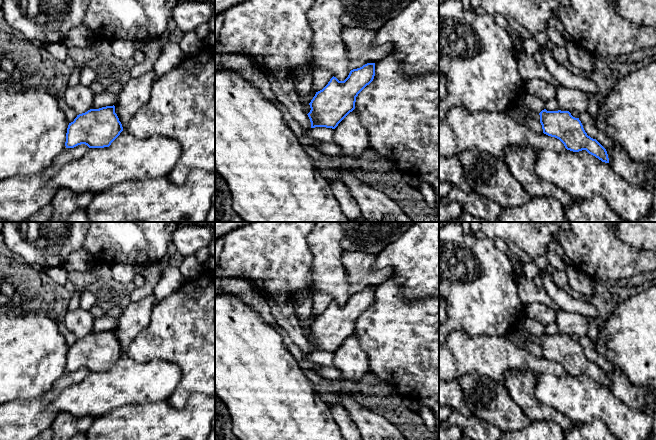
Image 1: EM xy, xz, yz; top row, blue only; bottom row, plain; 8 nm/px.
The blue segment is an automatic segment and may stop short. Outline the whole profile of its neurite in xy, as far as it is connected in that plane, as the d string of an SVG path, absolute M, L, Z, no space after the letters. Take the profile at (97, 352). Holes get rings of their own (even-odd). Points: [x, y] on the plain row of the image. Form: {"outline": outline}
{"outline": "M114 329L90 333L69 347L65 370L74 372L85 368L89 372L109 371L122 355Z"}

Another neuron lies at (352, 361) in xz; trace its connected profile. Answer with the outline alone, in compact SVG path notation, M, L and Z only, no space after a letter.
M354 333L350 336L334 353L333 367L341 373L341 378L345 380L361 379L370 369L369 358L366 351L361 347L359 339Z

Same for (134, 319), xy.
M153 295L131 302L118 318L114 330L123 354L134 339L149 326L154 302Z

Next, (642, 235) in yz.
M656 222L611 223L624 242L642 250L656 251Z

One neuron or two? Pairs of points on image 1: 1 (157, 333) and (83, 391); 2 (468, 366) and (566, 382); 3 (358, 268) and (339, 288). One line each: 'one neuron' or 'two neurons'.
1: two neurons
2: two neurons
3: two neurons

